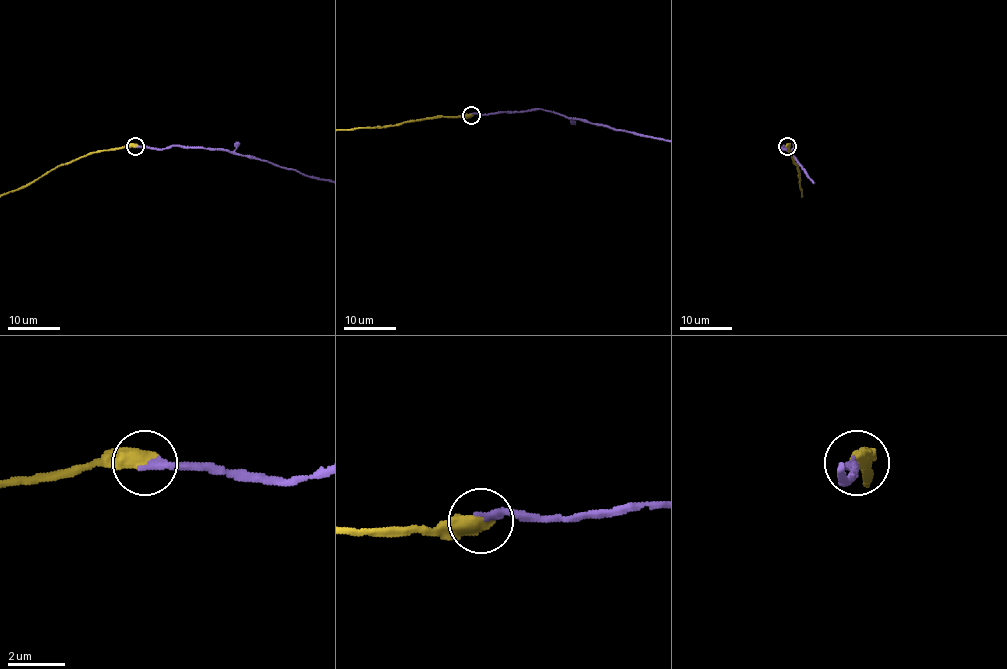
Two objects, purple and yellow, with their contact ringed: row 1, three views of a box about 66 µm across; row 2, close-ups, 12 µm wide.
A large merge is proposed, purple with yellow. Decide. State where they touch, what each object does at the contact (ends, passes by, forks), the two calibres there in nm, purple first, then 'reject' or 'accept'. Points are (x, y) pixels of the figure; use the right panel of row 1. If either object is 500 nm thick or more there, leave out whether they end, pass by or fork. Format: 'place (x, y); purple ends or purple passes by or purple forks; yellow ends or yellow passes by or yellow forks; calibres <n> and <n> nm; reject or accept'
place (787, 146); calibres 280 and 600 nm; accept

